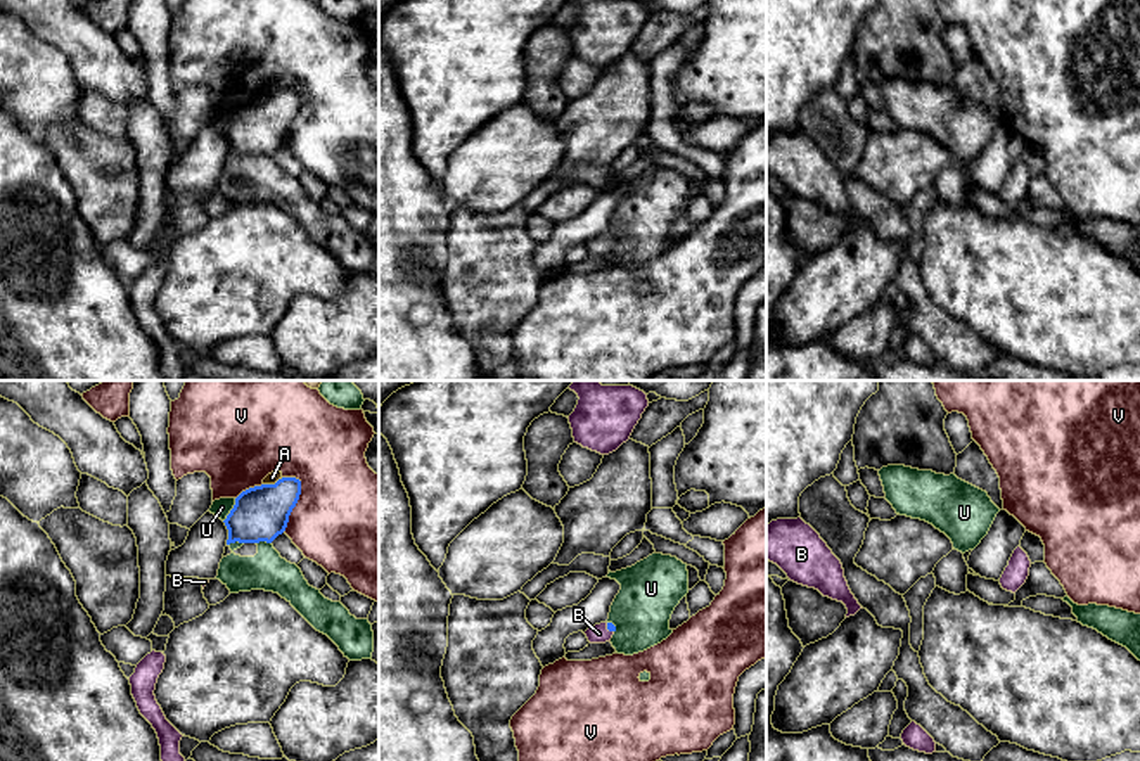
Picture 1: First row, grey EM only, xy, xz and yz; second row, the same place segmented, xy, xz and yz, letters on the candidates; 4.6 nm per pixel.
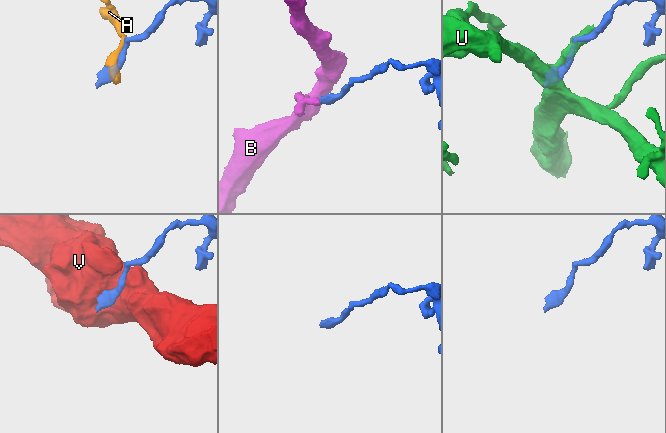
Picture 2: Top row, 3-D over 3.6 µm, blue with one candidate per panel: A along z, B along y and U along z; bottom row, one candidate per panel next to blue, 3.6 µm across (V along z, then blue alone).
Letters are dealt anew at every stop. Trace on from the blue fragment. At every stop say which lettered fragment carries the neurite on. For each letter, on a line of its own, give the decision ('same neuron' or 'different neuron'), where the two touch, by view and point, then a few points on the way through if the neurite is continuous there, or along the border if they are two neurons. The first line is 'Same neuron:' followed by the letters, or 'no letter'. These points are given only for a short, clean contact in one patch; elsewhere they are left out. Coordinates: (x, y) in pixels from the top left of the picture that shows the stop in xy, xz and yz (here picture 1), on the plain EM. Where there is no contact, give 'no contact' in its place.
Same neuron: B
A: different neuron | xy (272, 97)
B: same neuron | xz (608, 241) | across xz (611, 239), (608, 241), (599, 246)
U: different neuron | xy (230, 123)
V: different neuron | xy (296, 115)

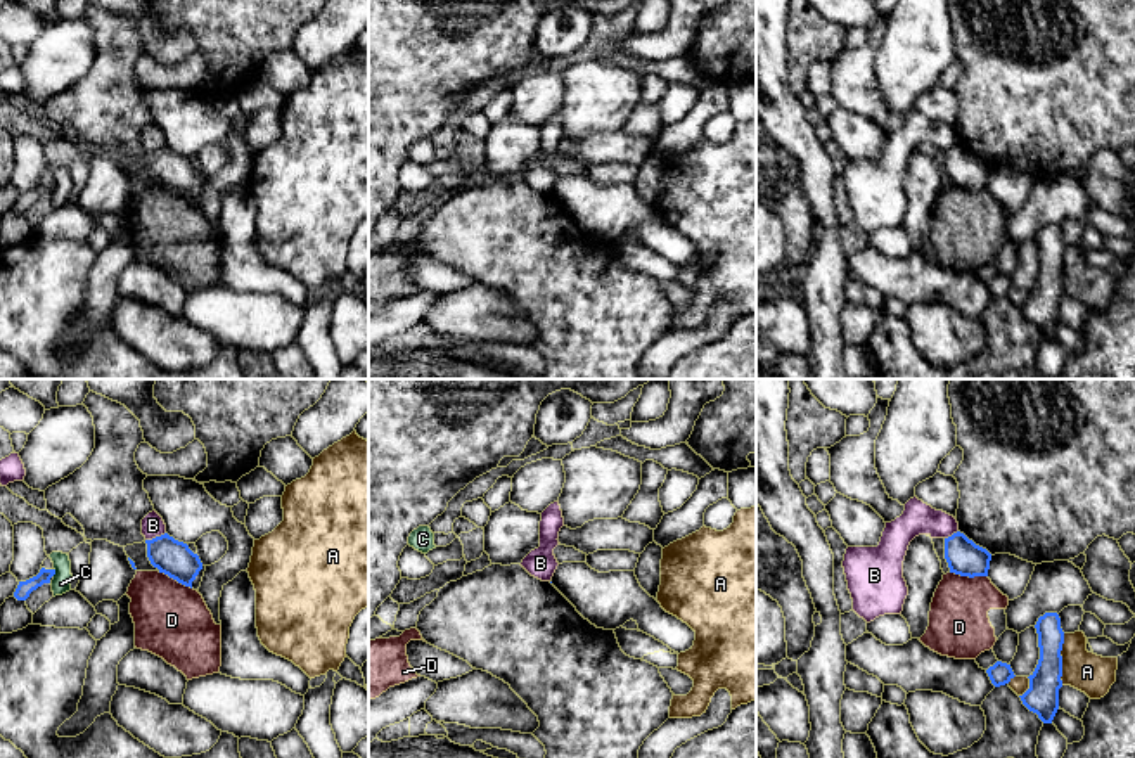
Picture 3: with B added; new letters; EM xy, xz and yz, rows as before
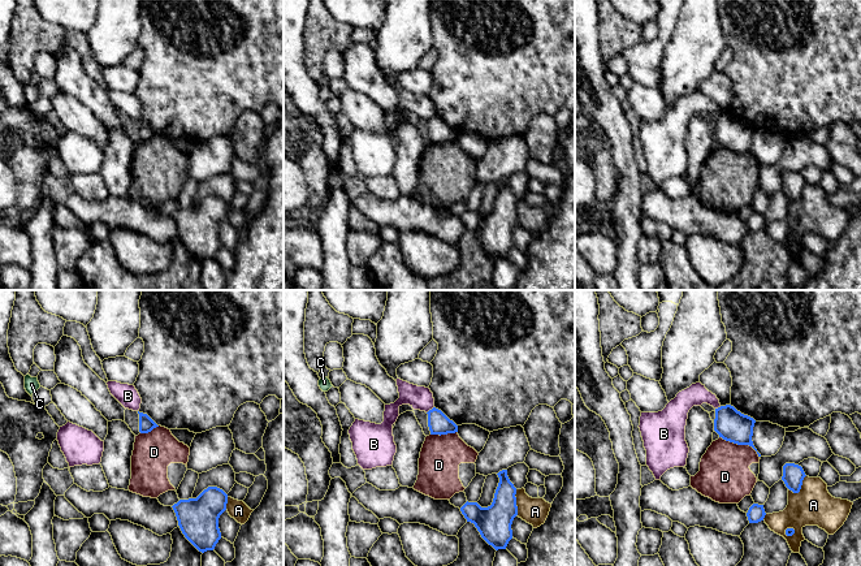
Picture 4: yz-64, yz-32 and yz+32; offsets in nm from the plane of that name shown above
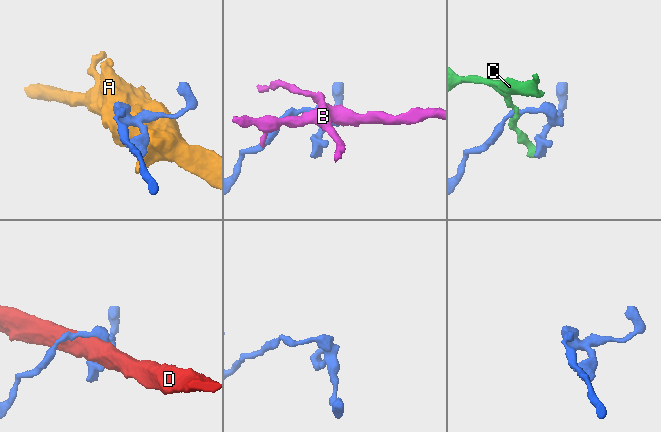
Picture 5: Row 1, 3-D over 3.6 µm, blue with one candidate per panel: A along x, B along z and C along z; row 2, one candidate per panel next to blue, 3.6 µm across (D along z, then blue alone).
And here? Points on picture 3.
Same neuron: no letter
A: different neuron | yz (1061, 272)
B: different neuron | xy (156, 149) | along xy (165, 144), (146, 153)
C: different neuron | xy (54, 184)
D: different neuron | yz (969, 189)

